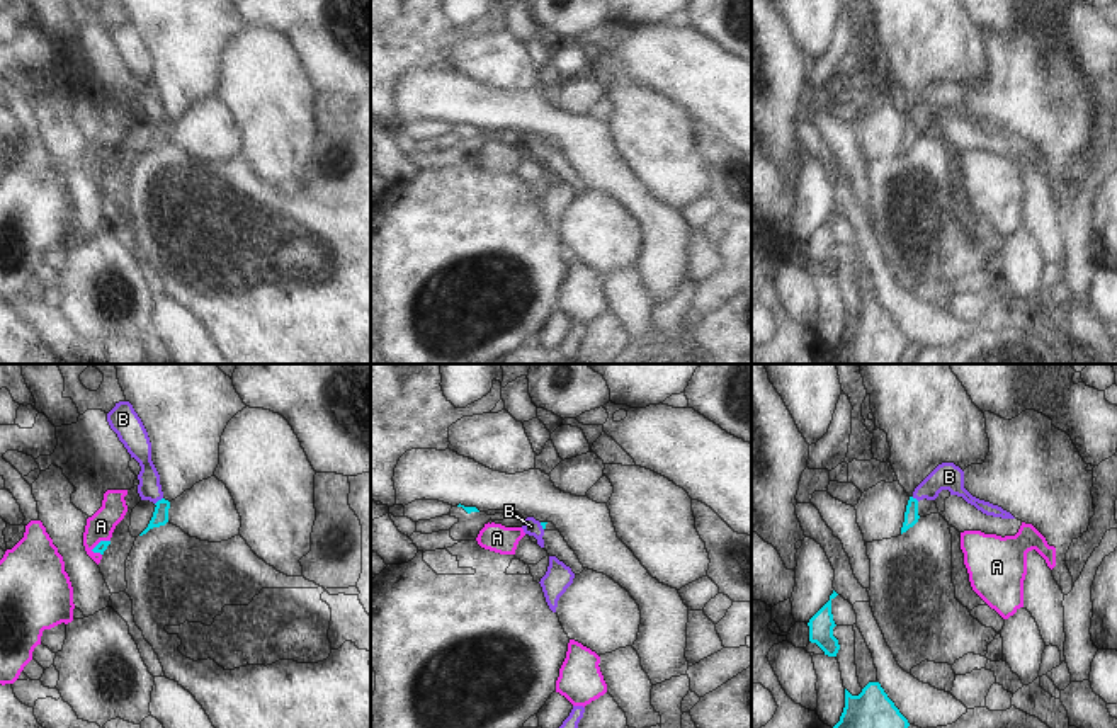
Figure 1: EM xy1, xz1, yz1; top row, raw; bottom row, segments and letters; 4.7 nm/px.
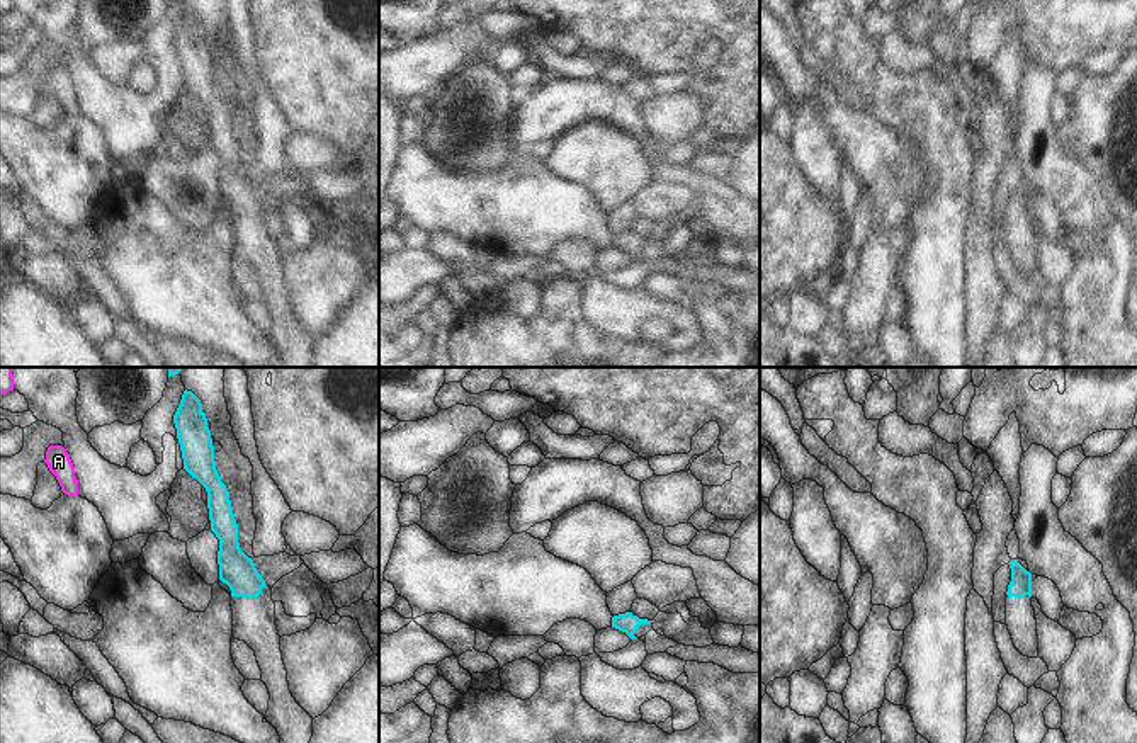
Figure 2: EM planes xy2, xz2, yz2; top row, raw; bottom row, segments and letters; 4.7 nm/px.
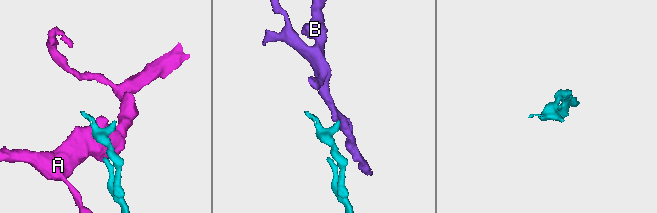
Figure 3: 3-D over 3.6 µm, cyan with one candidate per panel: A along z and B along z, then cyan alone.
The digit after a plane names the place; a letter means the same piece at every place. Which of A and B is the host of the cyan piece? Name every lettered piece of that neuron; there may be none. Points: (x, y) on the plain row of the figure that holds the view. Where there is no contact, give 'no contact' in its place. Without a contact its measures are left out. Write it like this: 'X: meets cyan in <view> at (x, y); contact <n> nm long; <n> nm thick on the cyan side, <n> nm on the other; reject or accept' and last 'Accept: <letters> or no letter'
A: meets cyan in xy1 at (101, 160); contact 110 nm long; 50 nm thick on the cyan side, 130 nm on the other; reject
B: meets cyan in xy1 at (158, 119); contact 50 nm long; 80 nm thick on the cyan side, 110 nm on the other; reject
Accept: no letter

